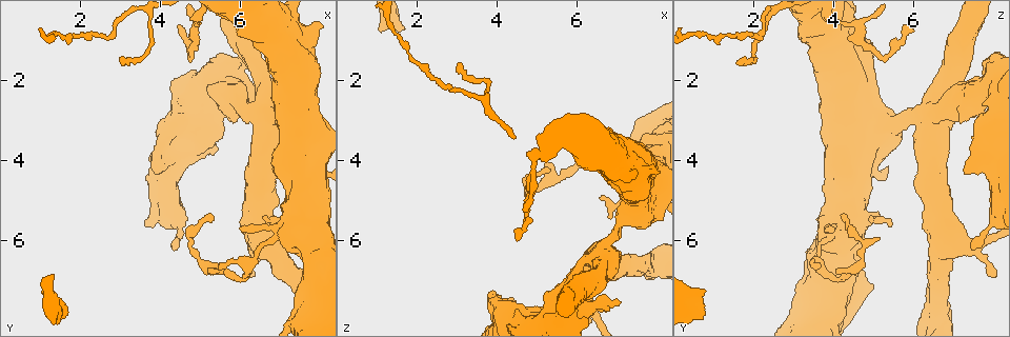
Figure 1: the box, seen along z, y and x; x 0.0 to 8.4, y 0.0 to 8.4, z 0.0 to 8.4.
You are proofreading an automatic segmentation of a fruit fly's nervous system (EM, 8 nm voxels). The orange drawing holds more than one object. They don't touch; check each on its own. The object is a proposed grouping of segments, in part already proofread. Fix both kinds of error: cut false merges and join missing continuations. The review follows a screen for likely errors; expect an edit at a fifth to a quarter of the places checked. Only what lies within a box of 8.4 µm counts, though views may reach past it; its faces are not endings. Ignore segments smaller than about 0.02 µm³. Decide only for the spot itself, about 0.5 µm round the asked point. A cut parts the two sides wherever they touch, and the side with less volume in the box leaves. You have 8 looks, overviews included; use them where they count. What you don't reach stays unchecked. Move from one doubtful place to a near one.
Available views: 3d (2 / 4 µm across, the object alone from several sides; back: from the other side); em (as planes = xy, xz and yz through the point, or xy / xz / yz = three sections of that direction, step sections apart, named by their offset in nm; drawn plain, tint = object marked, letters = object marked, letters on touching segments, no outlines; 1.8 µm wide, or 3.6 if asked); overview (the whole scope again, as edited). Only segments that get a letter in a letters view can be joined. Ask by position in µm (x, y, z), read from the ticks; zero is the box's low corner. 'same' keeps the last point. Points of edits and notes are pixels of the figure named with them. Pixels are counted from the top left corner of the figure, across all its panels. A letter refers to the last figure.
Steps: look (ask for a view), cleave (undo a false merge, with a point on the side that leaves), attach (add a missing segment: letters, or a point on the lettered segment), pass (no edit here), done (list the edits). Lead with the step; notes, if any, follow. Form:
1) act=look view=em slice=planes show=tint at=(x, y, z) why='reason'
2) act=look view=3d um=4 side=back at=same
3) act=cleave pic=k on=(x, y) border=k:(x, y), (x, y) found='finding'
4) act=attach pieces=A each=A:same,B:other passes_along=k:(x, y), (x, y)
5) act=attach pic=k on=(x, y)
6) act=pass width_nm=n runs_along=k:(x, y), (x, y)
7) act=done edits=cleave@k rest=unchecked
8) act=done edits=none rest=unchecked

act=look view=3d um=2 side=back at=(6.10, 5.75, 3.80) why='an open end'

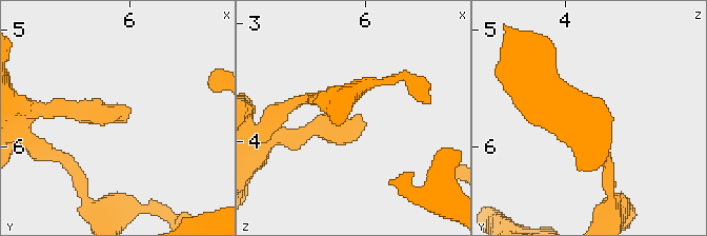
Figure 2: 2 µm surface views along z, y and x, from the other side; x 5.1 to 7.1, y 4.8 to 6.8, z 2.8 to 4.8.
act=look view=em slice=xz step=8 show=tint at=(6.08, 5.80, 3.76) why='need the tissue'

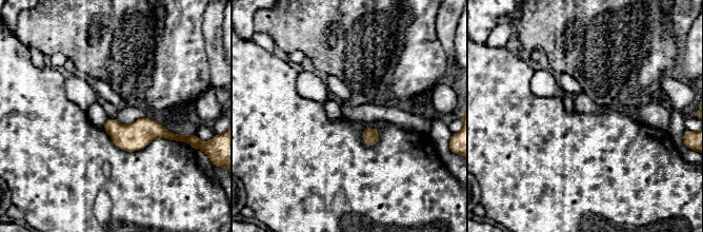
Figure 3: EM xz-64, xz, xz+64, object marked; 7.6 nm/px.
act=look view=em slice=planes show=letters at=same

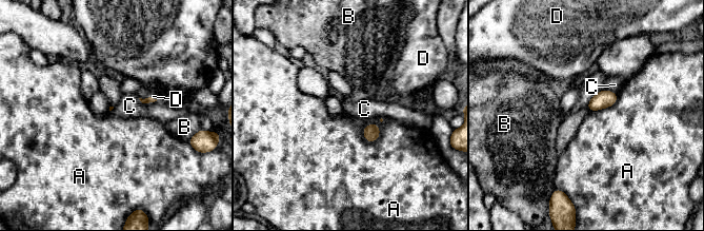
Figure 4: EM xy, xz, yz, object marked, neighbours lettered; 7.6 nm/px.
act=pass each=A:other,B:other,C:other,D:other border=4:(138, 98), (142, 102), (157, 100) found='none of them fits'

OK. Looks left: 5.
act=look view=3d um=4 side=back at=(6.75, 2.85, 6.10)

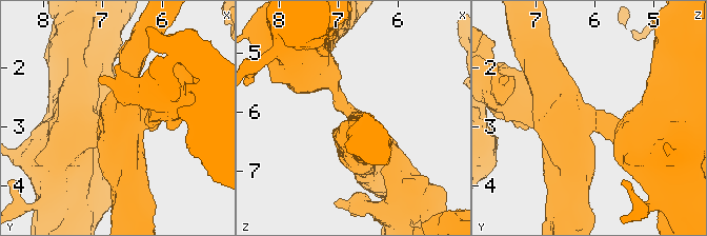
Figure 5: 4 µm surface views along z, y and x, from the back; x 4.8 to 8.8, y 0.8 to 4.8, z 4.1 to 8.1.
act=look view=em um=3.6 slice=yz step=4 show=letters at=same

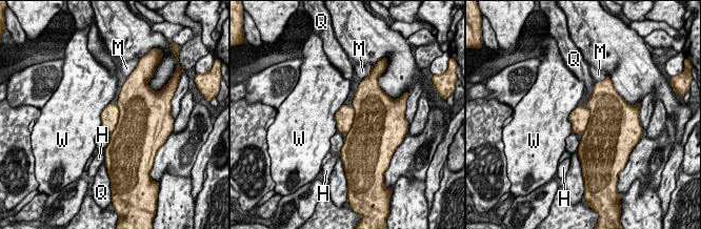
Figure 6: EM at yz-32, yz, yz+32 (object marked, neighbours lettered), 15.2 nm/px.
act=cleave pic=6 on=(134, 122) each=H:other,M:other,Q:other,W:other border=6:(117, 105), (119, 118), (111, 132) found='a second neuron is stuck on'

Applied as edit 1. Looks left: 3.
act=look view=overview

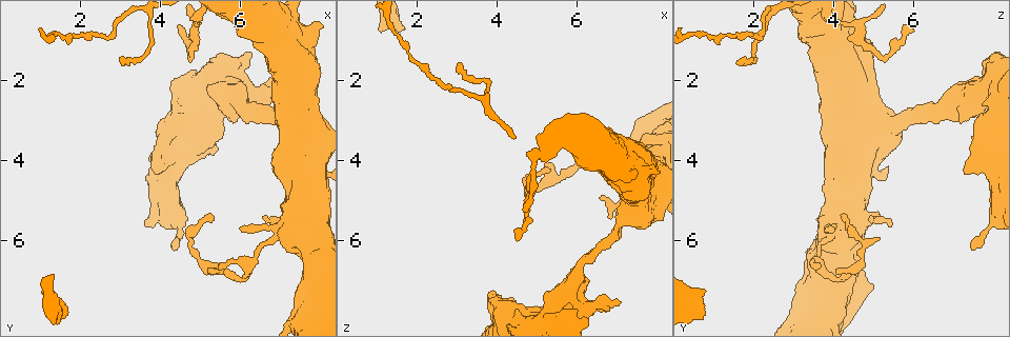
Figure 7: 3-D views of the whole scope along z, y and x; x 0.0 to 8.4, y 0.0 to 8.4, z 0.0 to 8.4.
act=look view=em slice=planes show=plain at=(3.05, 1.60, 1.50) why='thin end'

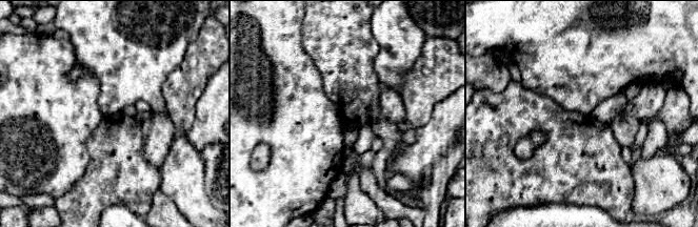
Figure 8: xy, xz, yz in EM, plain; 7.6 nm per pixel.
act=look view=em slice=planes show=letters at=same why='see the neighbours'

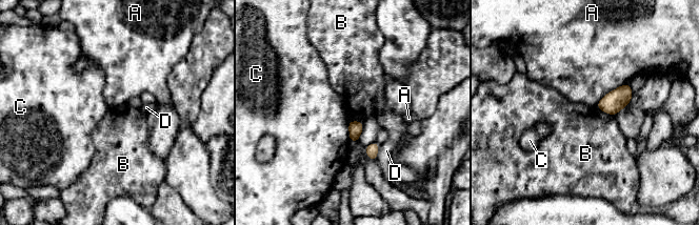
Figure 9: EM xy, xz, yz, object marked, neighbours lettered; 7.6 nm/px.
act=pass width_nm=110 longest_contact=A:320nm each=A:other,B:other,C:other,D:other found='no lettered segment goes on from it'

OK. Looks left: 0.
act=done edits=cleave@6 rest=unchecked

